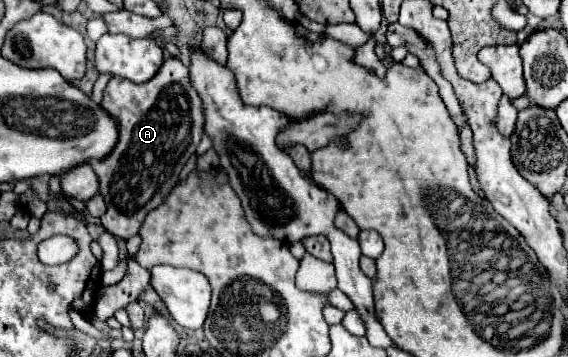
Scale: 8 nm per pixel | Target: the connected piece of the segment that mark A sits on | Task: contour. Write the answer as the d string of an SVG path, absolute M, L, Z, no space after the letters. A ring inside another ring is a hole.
M178 58L166 60L160 74L144 84L114 76L104 90L102 108L118 118L120 140L104 162L90 162L90 166L98 176L100 194L108 206L101 223L108 232L126 241L138 233L144 216L160 206L176 186L182 166L200 144L204 116L200 98L188 82L188 66Z

